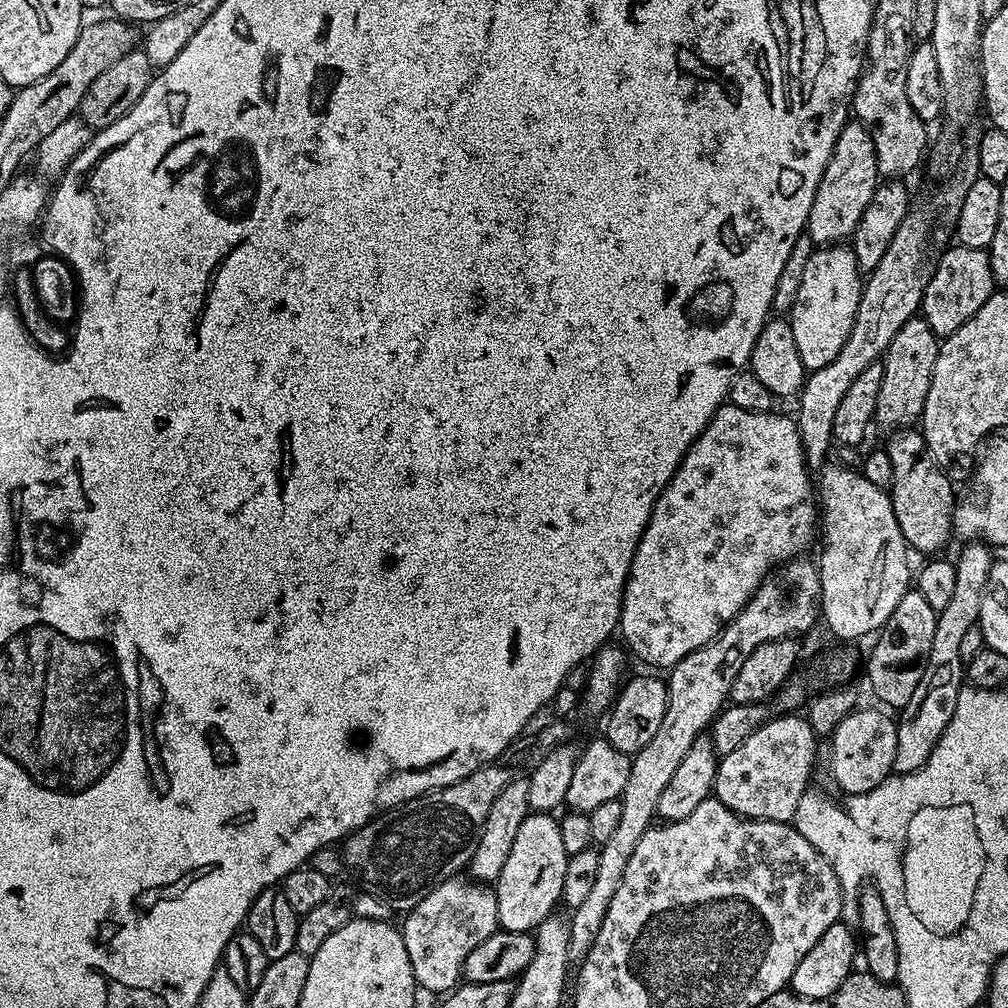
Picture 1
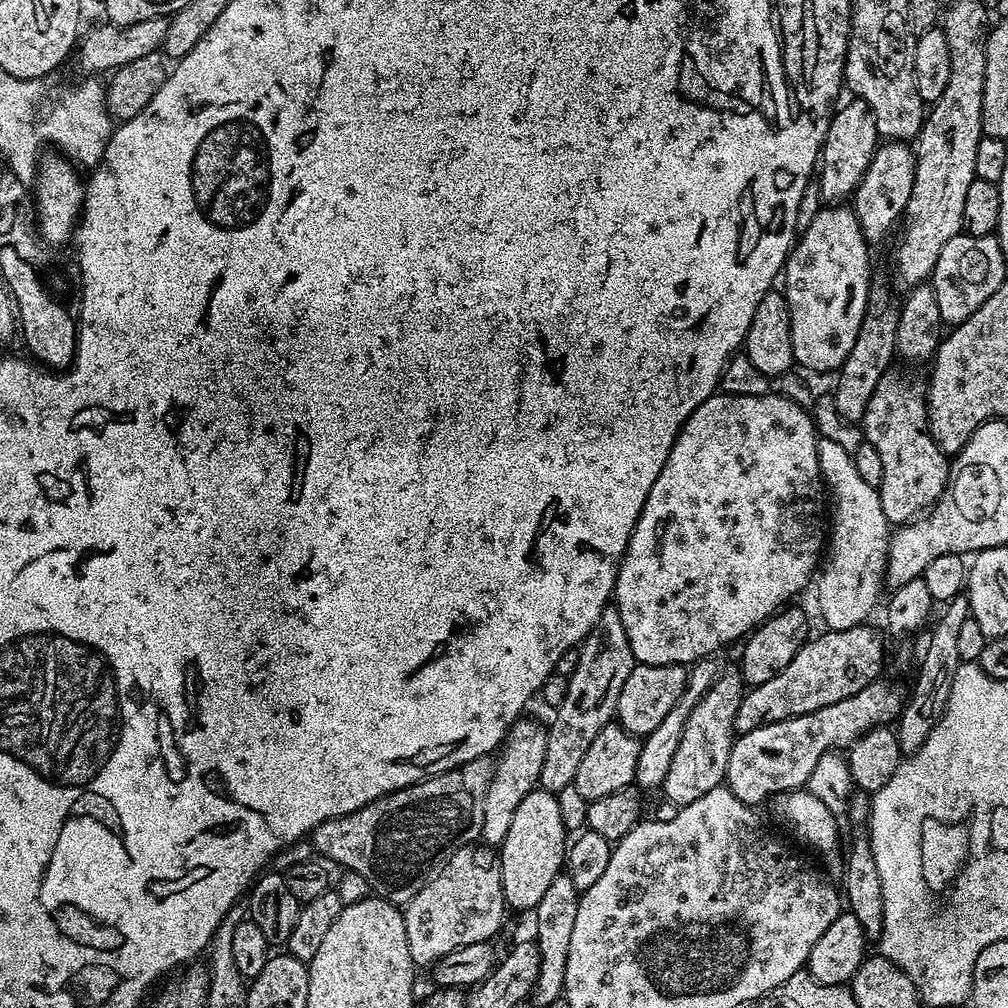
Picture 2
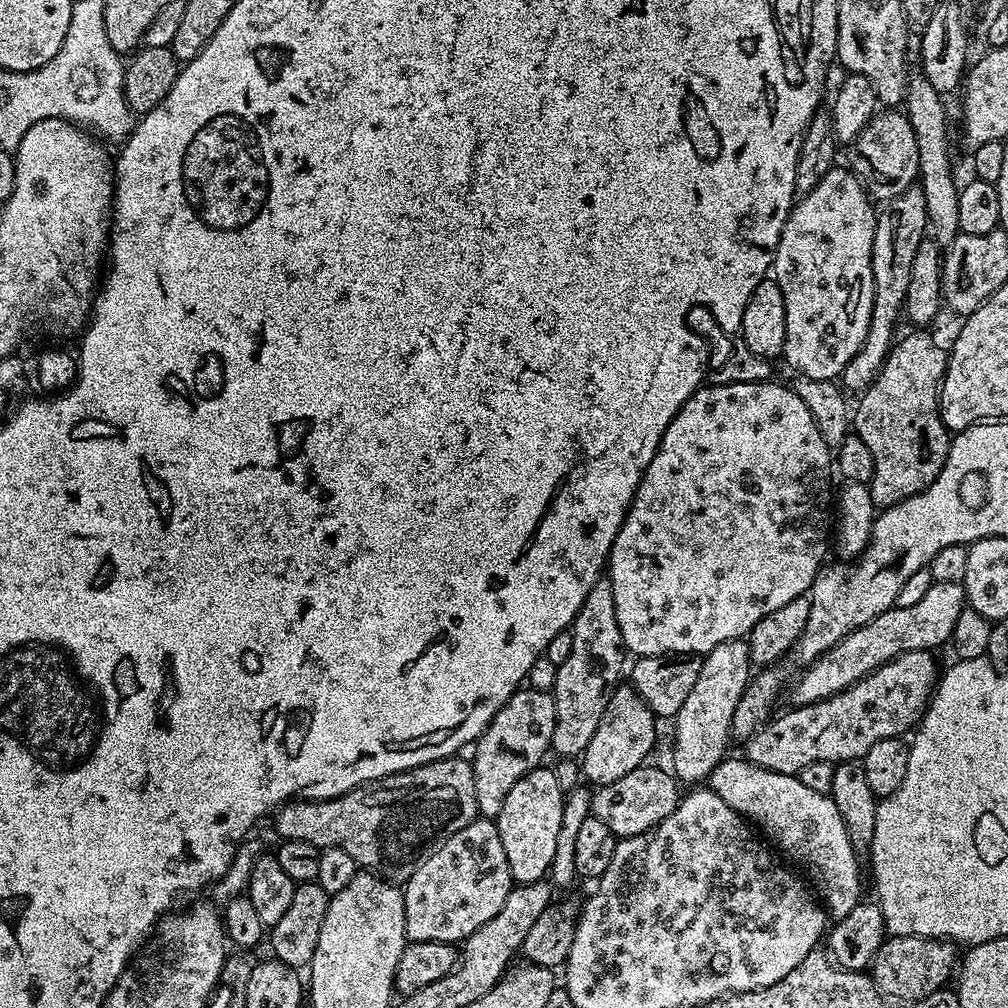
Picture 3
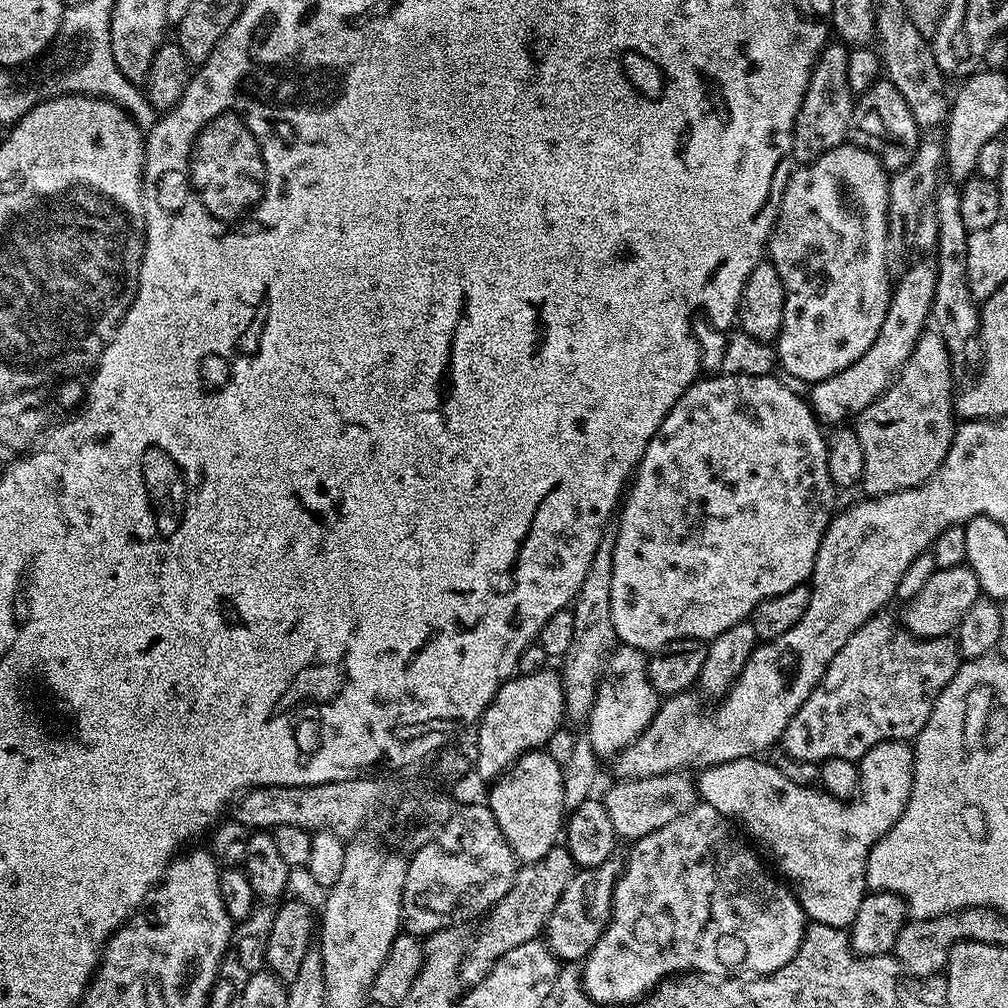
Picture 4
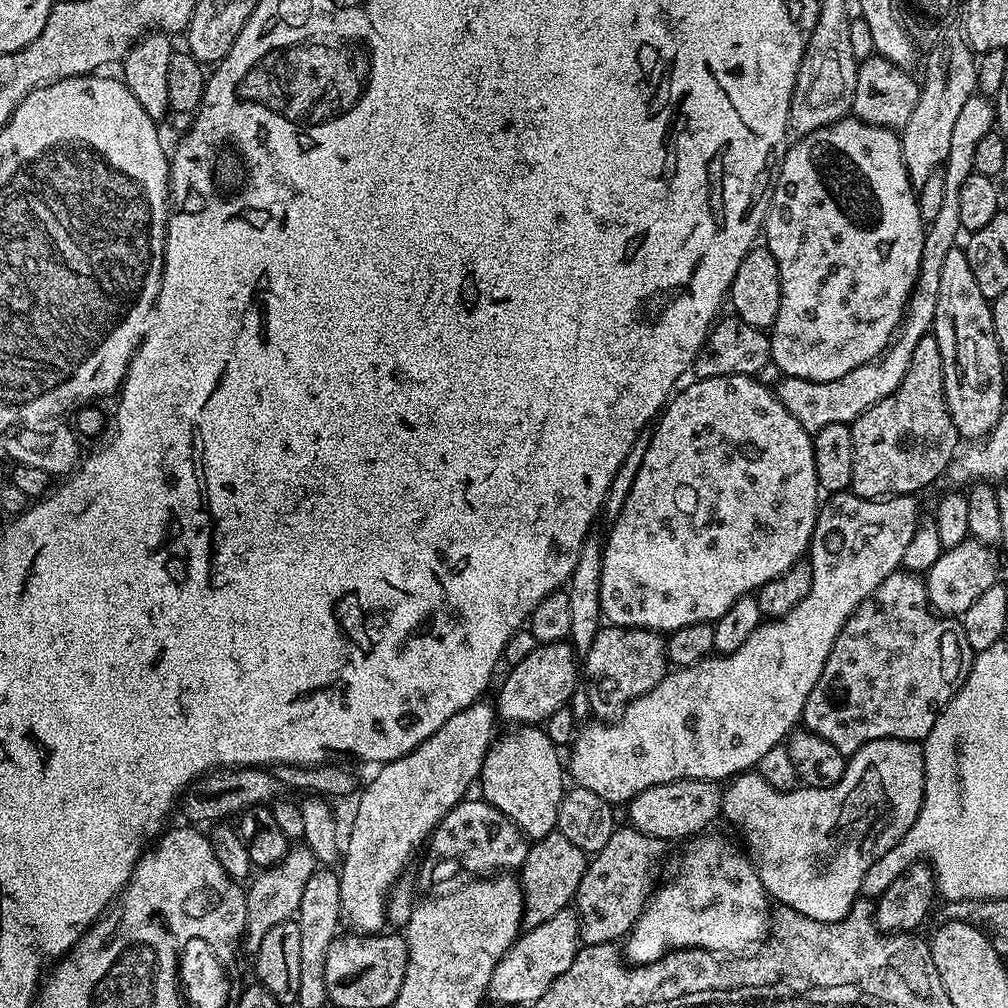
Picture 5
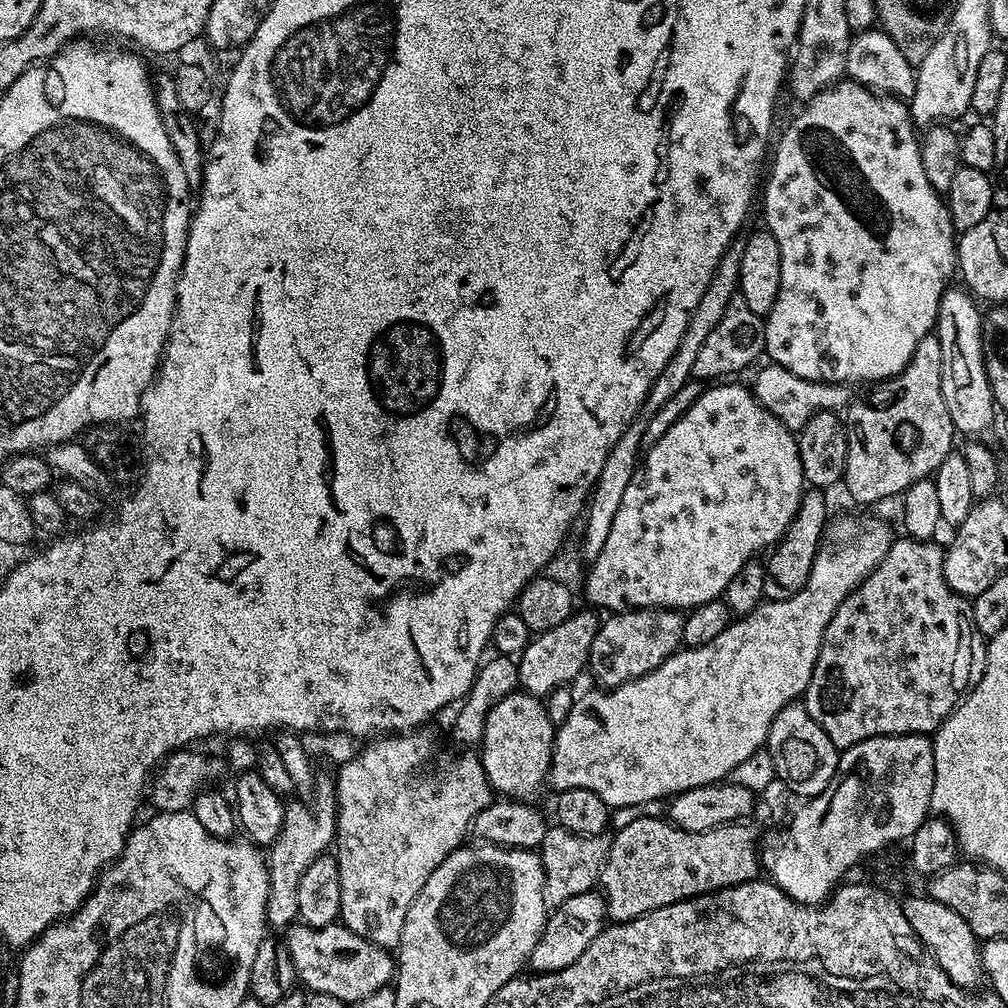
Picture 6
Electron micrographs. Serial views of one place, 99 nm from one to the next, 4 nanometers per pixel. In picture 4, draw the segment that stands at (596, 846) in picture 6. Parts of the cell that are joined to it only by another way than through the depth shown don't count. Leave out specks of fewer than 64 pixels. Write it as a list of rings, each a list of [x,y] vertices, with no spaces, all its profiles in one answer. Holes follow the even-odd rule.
[[[564,846],[552,848],[550,854],[538,858],[538,862],[517,867],[514,886],[510,886],[510,890],[506,890],[503,898],[487,913],[488,921],[480,937],[472,945],[467,945],[464,959],[460,962],[461,985],[471,986],[482,982],[486,974],[490,974],[494,962],[498,962],[506,950],[514,950],[514,946],[522,946],[522,942],[537,939],[547,929],[550,914],[554,906],[558,906],[558,898],[562,898],[562,890],[566,890],[576,871],[576,863]]]

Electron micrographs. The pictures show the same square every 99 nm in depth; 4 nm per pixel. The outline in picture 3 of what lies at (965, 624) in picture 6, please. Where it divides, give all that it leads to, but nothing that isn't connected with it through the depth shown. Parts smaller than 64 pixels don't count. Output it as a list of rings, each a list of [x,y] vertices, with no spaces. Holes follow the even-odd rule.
[[[928,650],[904,652],[883,664],[881,668],[875,668],[873,672],[869,672],[857,684],[851,684],[850,687],[842,689],[830,698],[820,700],[817,704],[802,704],[793,707],[791,709],[793,712],[769,719],[768,723],[747,741],[746,759],[749,763],[771,772],[799,774],[803,767],[814,762],[859,761],[868,753],[870,746],[874,746],[874,742],[903,737],[905,735],[903,732],[907,728],[912,730],[919,725],[920,717],[924,715],[938,683],[938,668],[936,672],[936,660],[932,656],[935,655]]]

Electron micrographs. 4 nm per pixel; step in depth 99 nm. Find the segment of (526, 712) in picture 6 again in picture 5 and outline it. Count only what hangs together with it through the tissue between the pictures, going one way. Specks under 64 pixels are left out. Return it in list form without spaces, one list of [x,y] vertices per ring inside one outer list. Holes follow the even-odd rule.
[[[516,726],[502,736],[493,739],[482,762],[479,795],[513,820],[529,841],[541,840],[556,828],[558,806],[566,791],[566,768],[562,756],[560,760],[561,749],[540,726]]]

